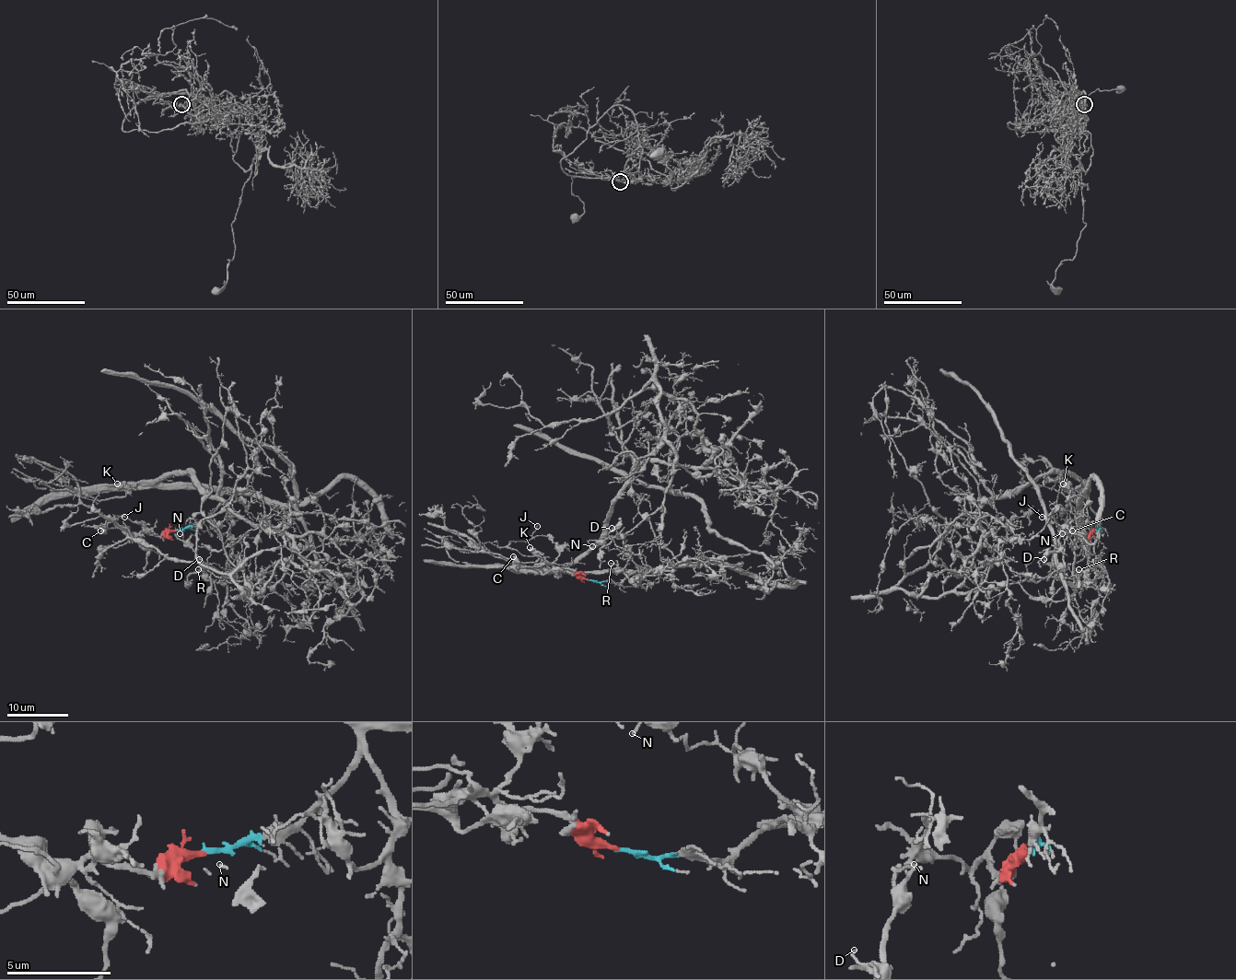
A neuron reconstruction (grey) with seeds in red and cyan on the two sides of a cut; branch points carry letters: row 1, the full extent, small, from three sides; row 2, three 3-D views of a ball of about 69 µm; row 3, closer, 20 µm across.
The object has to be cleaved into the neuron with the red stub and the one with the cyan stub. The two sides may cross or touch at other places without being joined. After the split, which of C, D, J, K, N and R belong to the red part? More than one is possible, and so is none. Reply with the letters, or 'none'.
C, J

